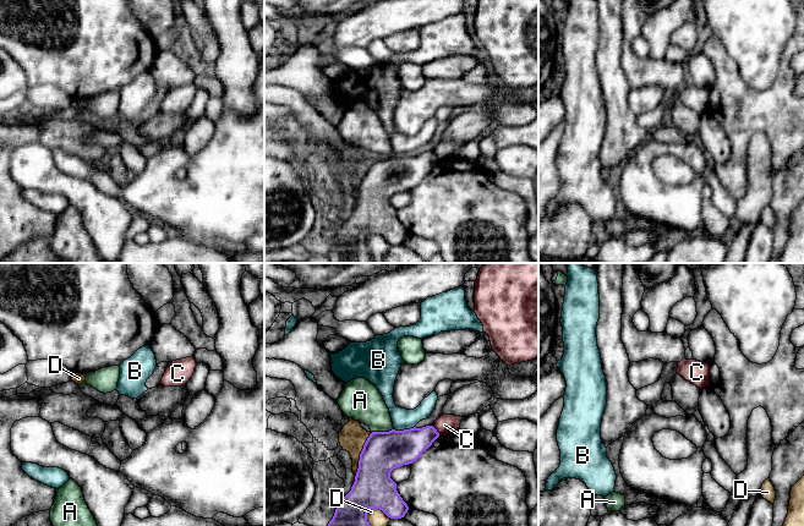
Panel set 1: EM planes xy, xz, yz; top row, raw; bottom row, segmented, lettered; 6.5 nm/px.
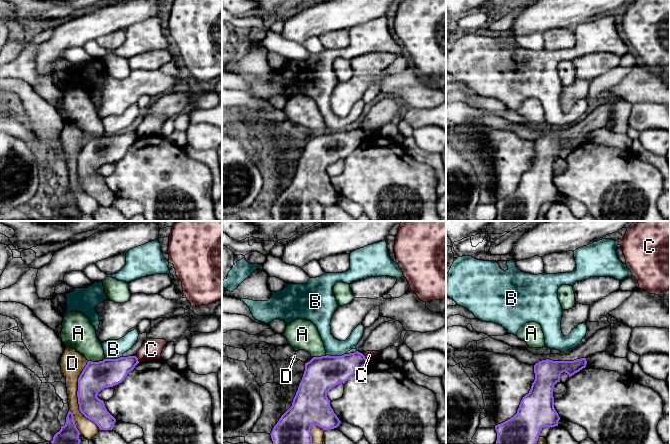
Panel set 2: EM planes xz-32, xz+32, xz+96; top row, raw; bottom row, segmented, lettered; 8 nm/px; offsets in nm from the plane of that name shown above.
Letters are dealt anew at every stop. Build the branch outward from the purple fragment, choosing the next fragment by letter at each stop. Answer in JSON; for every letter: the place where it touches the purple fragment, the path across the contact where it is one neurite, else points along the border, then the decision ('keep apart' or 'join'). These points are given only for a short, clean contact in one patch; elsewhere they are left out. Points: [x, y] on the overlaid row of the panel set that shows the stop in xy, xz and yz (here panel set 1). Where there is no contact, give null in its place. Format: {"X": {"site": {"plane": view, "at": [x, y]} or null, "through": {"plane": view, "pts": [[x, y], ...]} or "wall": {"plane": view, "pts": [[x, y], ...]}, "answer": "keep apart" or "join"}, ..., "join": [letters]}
{"A": {"site": {"plane": "xz", "at": [382, 432]}, "wall": {"plane": "xz", "pts": [[393, 428], [372, 432]]}, "answer": "keep apart"}, "B": {"site": {"plane": "xz", "at": [404, 429]}, "wall": {"plane": "xz", "pts": [[414, 426], [406, 429], [394, 429]]}, "answer": "keep apart"}, "C": {"site": {"plane": "xz", "at": [436, 431]}, "wall": {"plane": "xz", "pts": [[432, 426], [439, 434]]}, "answer": "keep apart"}, "D": {"site": {"plane": "xz", "at": [360, 455]}, "answer": "keep apart"}, "join": []}

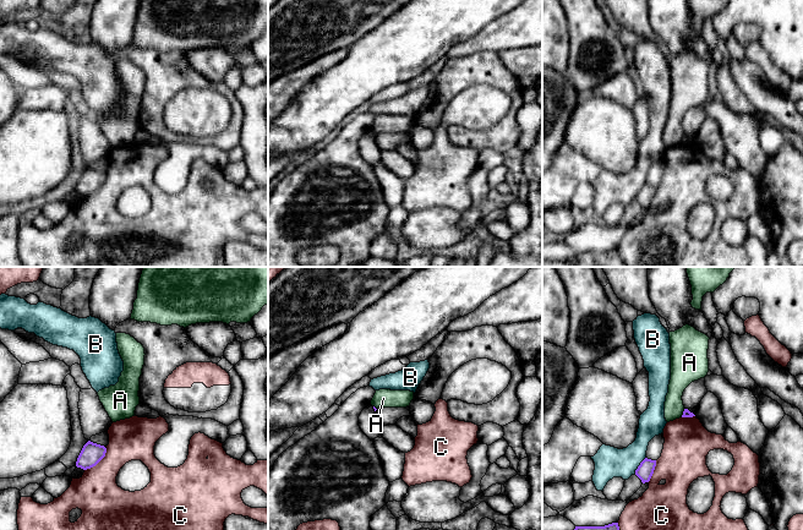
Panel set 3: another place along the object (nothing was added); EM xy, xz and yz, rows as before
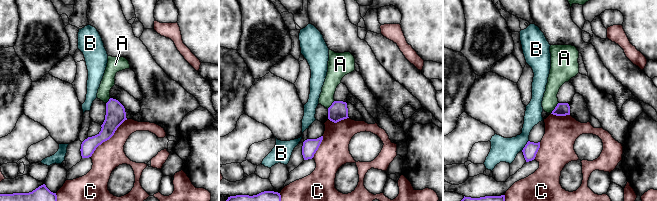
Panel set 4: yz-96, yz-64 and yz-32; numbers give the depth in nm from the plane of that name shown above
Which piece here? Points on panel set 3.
{"A": {"site": {"plane": "yz", "at": [683, 413]}, "answer": "keep apart"}, "B": {"site": {"plane": "yz", "at": [639, 465]}, "wall": {"plane": "yz", "pts": [[645, 457], [634, 473]]}, "answer": "keep apart"}, "C": {"site": {"plane": "xy", "at": [98, 462]}, "answer": "keep apart"}, "join": []}

